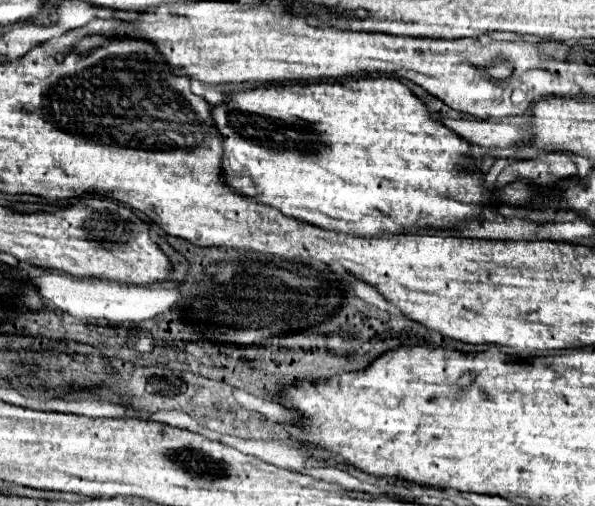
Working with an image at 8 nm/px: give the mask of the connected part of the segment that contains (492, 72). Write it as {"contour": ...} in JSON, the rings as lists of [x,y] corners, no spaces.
{"contour":[[[497,62],[497,64],[489,66],[489,76],[495,80],[505,80],[511,76],[511,72],[513,72],[513,66],[505,64],[505,62]]]}

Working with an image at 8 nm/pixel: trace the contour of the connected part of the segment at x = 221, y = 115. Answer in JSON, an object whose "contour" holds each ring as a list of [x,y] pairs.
{"contour":[[[345,78],[345,80],[319,80],[319,82],[295,82],[295,84],[273,84],[273,86],[259,86],[255,90],[241,90],[235,94],[229,94],[225,102],[211,108],[213,122],[217,130],[221,132],[223,140],[223,158],[221,158],[221,174],[225,186],[231,190],[259,202],[265,206],[273,206],[285,216],[303,220],[313,226],[321,226],[335,232],[347,232],[347,234],[361,234],[361,236],[385,236],[385,234],[403,234],[403,232],[419,232],[419,230],[447,230],[455,228],[461,222],[475,216],[477,210],[481,210],[491,200],[509,200],[509,202],[525,202],[525,200],[537,200],[539,192],[525,184],[525,182],[513,182],[501,190],[485,190],[481,180],[481,170],[475,164],[475,158],[469,154],[473,144],[459,138],[451,130],[447,130],[443,124],[433,120],[429,116],[427,106],[409,92],[405,84],[401,84],[395,78]]]}

